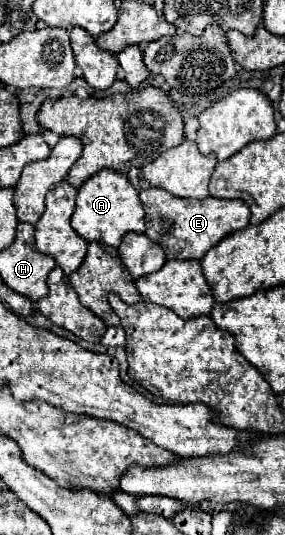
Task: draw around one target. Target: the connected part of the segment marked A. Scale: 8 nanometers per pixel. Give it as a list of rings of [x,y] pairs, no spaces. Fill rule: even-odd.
[[[104,168],[90,176],[76,198],[76,210],[72,214],[72,228],[86,242],[104,242],[108,246],[120,246],[126,232],[144,232],[144,208],[138,198],[138,190],[124,174]]]

